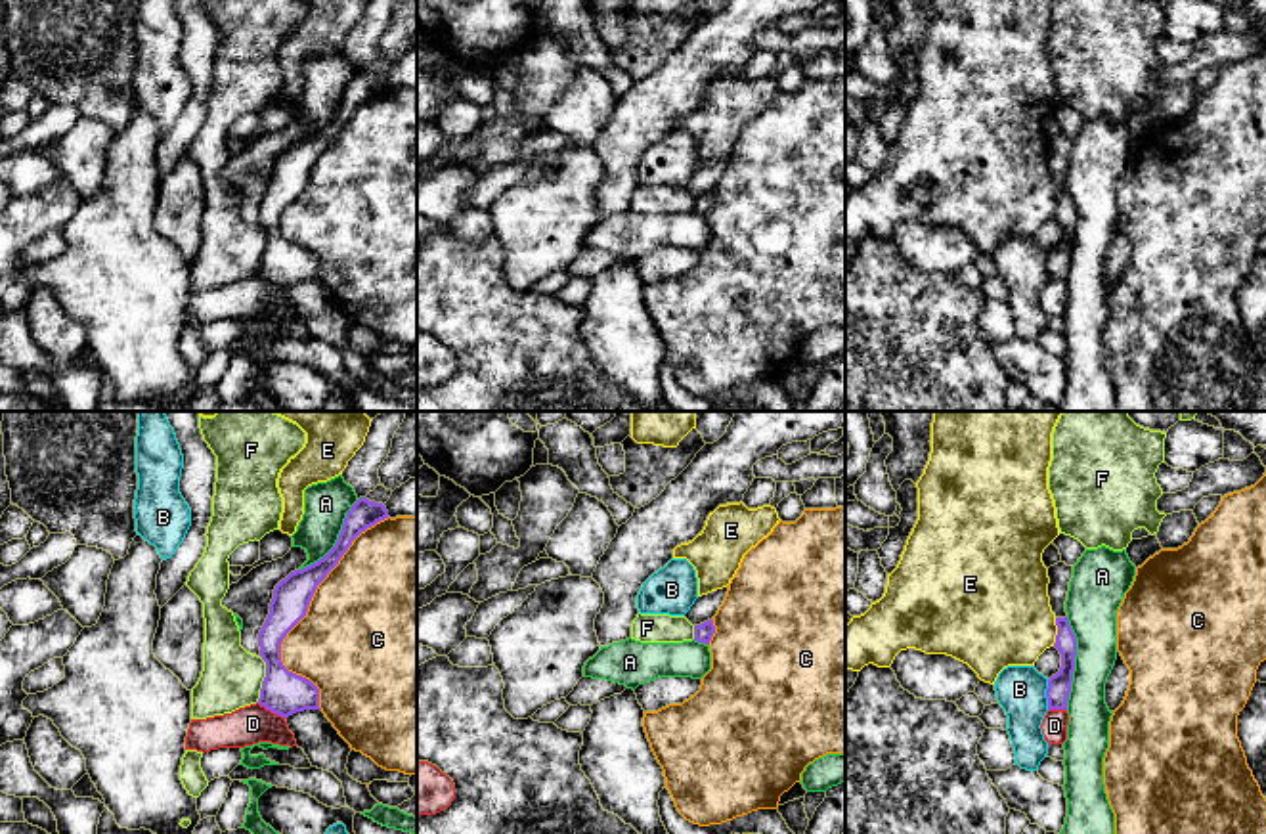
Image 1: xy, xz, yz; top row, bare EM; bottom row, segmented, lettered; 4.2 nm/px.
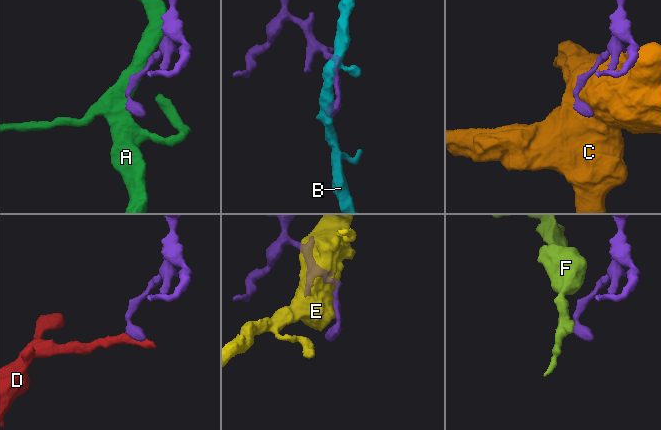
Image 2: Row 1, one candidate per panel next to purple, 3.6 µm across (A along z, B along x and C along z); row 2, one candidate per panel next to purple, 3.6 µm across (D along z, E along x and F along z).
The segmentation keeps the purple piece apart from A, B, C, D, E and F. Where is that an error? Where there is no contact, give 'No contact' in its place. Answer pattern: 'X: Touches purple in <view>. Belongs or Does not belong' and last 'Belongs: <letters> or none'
A: Touches purple in yz. Does not belong
B: Touches purple in yz. Does not belong
C: Touches purple in xy. Does not belong
D: Touches purple in xy. Does not belong
E: Touches purple in yz. Does not belong
F: Touches purple in xy. Does not belong
Belongs: none

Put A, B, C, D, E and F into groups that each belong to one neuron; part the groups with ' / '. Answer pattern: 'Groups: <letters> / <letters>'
Groups: A / B / C / D / E / F

